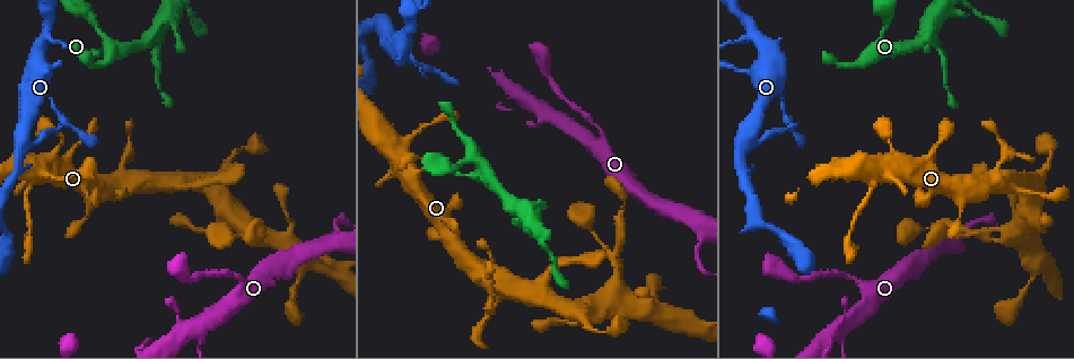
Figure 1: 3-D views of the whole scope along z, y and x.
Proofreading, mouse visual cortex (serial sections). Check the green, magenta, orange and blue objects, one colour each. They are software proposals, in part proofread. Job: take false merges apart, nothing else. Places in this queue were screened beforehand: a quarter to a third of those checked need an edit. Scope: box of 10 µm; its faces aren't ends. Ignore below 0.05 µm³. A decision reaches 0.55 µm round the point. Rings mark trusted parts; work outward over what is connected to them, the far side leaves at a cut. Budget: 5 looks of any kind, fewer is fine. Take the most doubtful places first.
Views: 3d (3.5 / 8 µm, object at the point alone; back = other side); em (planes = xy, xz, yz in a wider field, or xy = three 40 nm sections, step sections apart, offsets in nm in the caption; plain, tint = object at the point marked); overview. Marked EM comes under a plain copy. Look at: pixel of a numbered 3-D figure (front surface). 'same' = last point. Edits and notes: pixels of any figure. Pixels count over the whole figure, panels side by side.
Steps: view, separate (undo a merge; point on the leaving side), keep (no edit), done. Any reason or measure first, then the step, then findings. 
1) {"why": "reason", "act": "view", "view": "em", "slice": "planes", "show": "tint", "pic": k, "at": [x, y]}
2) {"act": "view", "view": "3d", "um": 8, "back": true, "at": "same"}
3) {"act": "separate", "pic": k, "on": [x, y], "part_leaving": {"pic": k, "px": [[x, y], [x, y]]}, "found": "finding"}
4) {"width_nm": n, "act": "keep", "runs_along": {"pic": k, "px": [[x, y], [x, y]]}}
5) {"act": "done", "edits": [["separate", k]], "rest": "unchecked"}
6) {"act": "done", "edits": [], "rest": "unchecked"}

{"why": "narrows sharply", "act": "view", "view": "3d", "um": 3.5, "pic": 1, "at": [122, 52]}

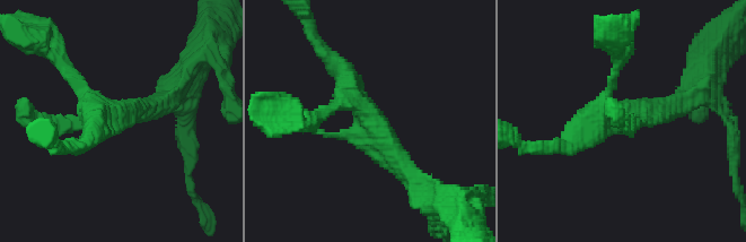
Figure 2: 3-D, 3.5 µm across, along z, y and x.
{"act": "keep", "runs_along": {"pic": 2, "px": [[291, 121], [336, 136], [374, 134], [412, 176]]}, "found": "one cell here"}

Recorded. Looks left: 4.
{"why": "small branch off a trunk", "act": "view", "view": "3d", "um": 8, "back": true, "pic": 1, "at": [482, 271]}

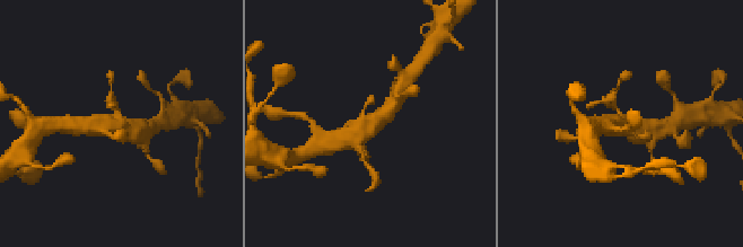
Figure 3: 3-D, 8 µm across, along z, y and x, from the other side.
{"why": "closer look", "act": "view", "view": "3d", "um": 3.5, "at": "same"}

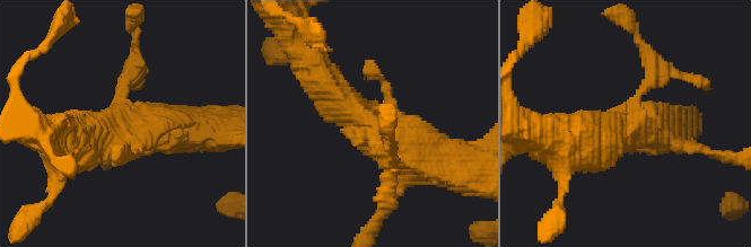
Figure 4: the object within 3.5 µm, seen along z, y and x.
{"why": "shape alone is not enough", "act": "view", "view": "em", "slice": "xy", "step": 1, "show": "tint", "pic": 4, "at": [121, 129]}

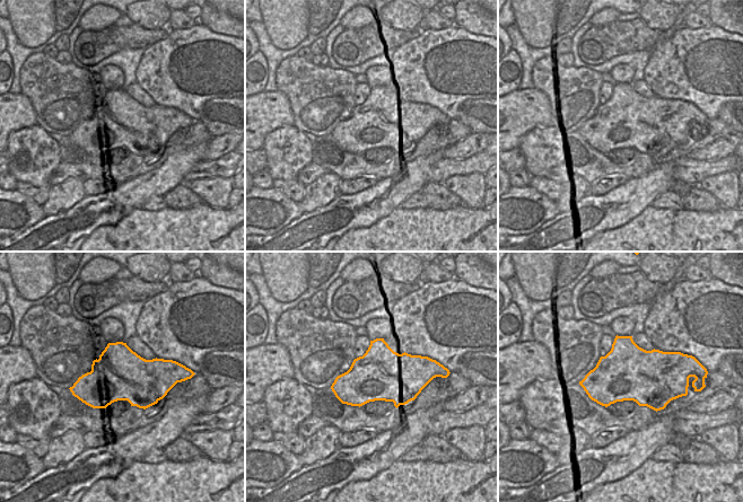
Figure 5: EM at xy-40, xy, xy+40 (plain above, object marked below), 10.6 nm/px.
{"act": "separate", "pic": 4, "on": [645, 52], "part_leaving": {"pic": 4, "px": [[637, 98], [652, 60], [634, 28]]}, "found": "a second cell is stuck on"}

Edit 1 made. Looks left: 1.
{"act": "done", "edits": [["separate", 4]], "rest": "unchecked"}

